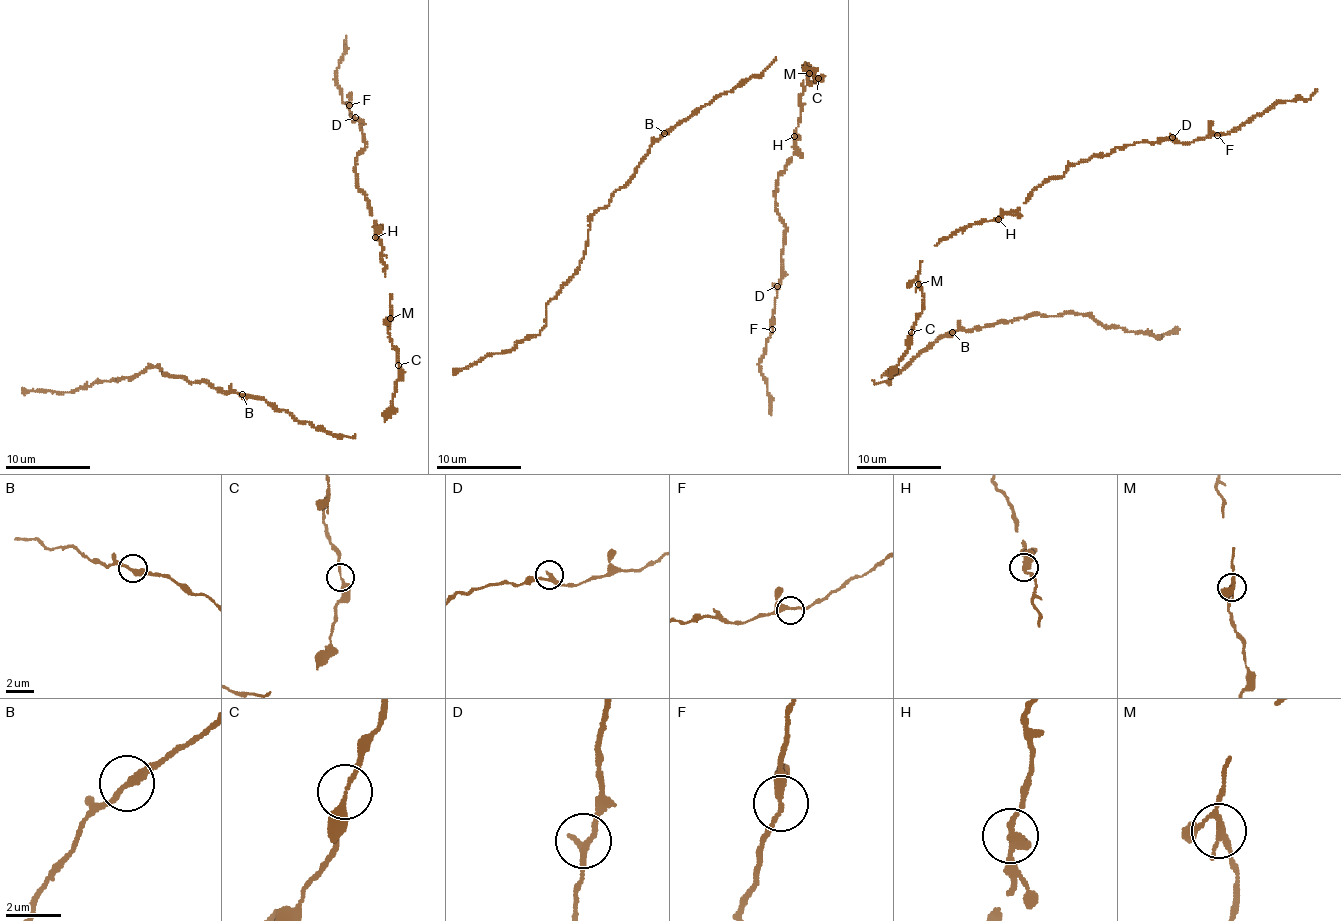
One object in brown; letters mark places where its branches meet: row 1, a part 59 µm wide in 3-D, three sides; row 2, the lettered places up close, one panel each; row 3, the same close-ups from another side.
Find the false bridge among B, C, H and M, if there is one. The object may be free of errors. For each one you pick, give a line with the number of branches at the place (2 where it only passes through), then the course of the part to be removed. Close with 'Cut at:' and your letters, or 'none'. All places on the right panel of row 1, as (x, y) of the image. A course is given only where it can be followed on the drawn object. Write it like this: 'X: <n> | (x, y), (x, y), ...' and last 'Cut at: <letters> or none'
Cut at: none

